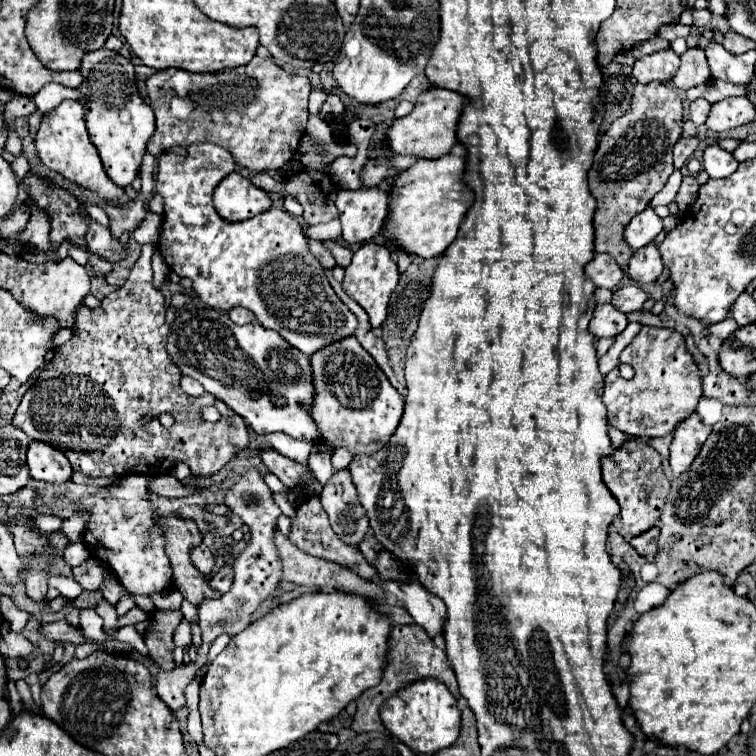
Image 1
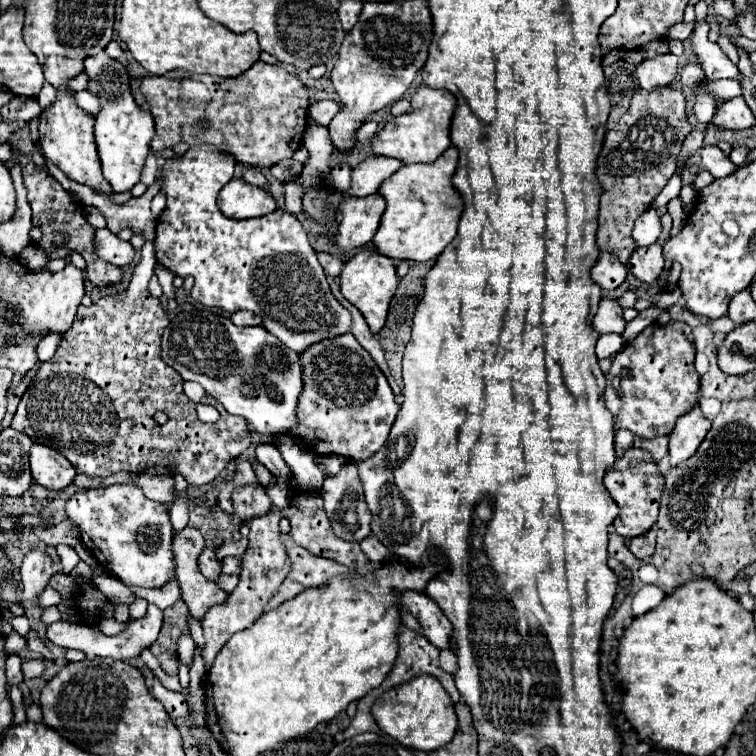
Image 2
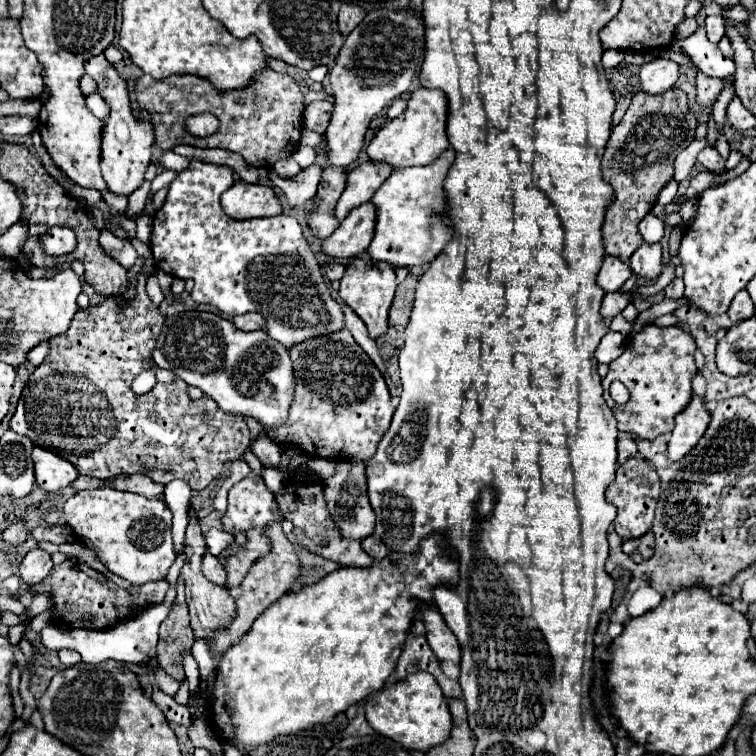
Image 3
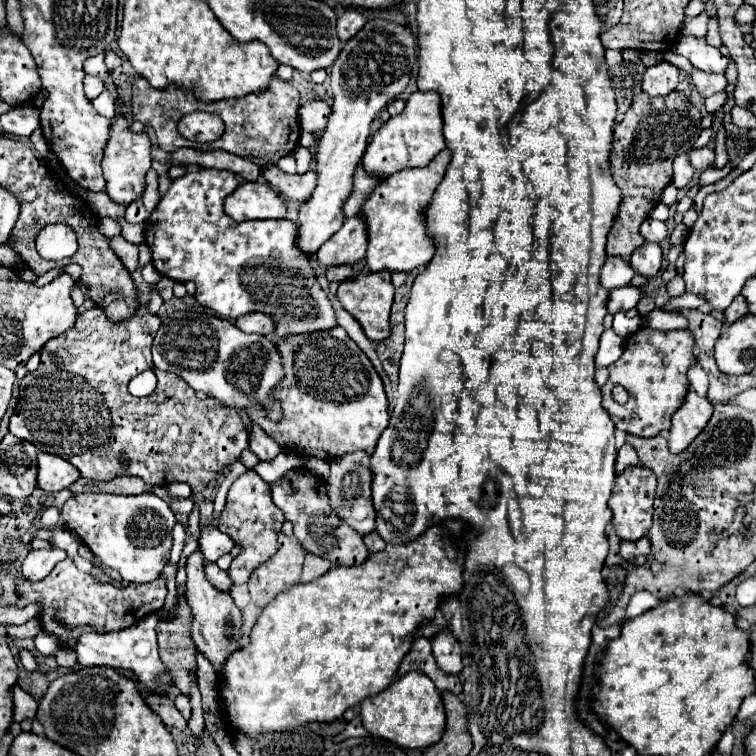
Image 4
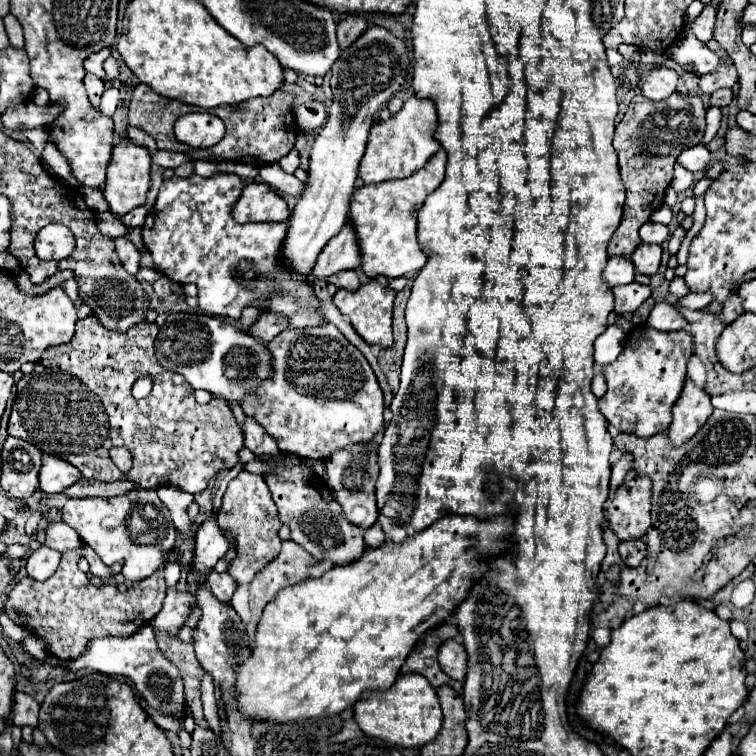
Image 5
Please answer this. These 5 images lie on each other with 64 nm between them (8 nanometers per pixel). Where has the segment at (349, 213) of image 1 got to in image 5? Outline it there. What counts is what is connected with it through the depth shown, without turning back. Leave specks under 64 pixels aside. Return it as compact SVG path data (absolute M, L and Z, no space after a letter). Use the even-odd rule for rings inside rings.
M346 224L342 232L324 246L320 260L312 270L310 282L328 280L332 274L338 274L342 270L356 270L358 266L360 266L360 258L356 256L356 236L352 236L350 224Z

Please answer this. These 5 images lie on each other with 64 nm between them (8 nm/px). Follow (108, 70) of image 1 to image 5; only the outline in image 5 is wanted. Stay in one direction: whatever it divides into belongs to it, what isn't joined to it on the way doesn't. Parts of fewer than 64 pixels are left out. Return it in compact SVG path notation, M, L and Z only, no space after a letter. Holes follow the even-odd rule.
M102 48L100 52L90 54L90 56L84 60L86 72L90 72L90 74L94 74L94 76L98 76L98 78L104 78L104 68L102 68L102 64L104 64L104 60L106 60L108 56L110 56L110 48ZM124 138L120 144L114 146L112 150L112 160L106 170L106 186L104 186L104 200L108 202L108 210L114 216L124 216L130 210L144 206L146 202L146 192L150 186L150 152L144 146L134 146Z

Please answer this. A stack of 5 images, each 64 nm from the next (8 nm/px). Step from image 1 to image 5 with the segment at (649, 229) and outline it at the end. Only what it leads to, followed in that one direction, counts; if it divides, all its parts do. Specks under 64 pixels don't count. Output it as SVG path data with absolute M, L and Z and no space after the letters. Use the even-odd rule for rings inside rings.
M646 222L642 228L640 228L640 238L642 242L648 242L648 244L662 244L666 238L668 238L668 228L664 224L656 224L656 222Z

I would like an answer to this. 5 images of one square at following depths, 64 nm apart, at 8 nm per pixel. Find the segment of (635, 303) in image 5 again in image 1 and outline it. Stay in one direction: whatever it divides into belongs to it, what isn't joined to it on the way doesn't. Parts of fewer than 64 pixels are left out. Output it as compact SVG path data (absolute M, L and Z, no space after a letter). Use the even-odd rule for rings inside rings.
M598 304L590 320L590 332L596 338L608 338L620 334L626 328L626 324L628 320L624 312L620 312L612 304Z

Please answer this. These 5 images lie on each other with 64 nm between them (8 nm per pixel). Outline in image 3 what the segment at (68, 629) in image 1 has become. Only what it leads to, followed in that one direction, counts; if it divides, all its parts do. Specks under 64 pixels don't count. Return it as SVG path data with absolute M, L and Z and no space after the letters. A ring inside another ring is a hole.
M170 586L166 592L166 598L156 608L148 608L148 612L142 612L142 616L136 616L136 620L128 620L124 624L116 624L112 630L82 630L76 628L72 632L60 632L57 624L50 624L41 632L41 642L47 649L62 650L70 648L76 650L82 656L82 662L86 664L100 664L104 660L116 660L126 664L140 664L148 666L150 660L156 660L156 644L158 644L158 628L162 620L168 616L172 604L176 600L176 588Z

